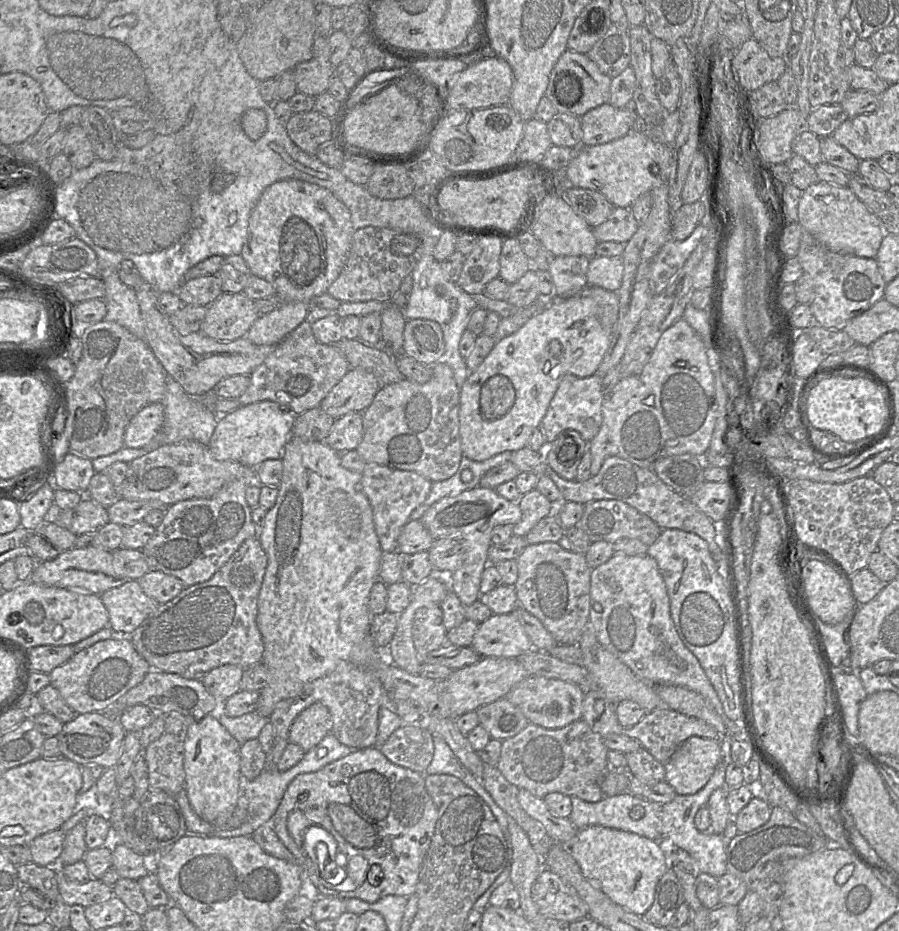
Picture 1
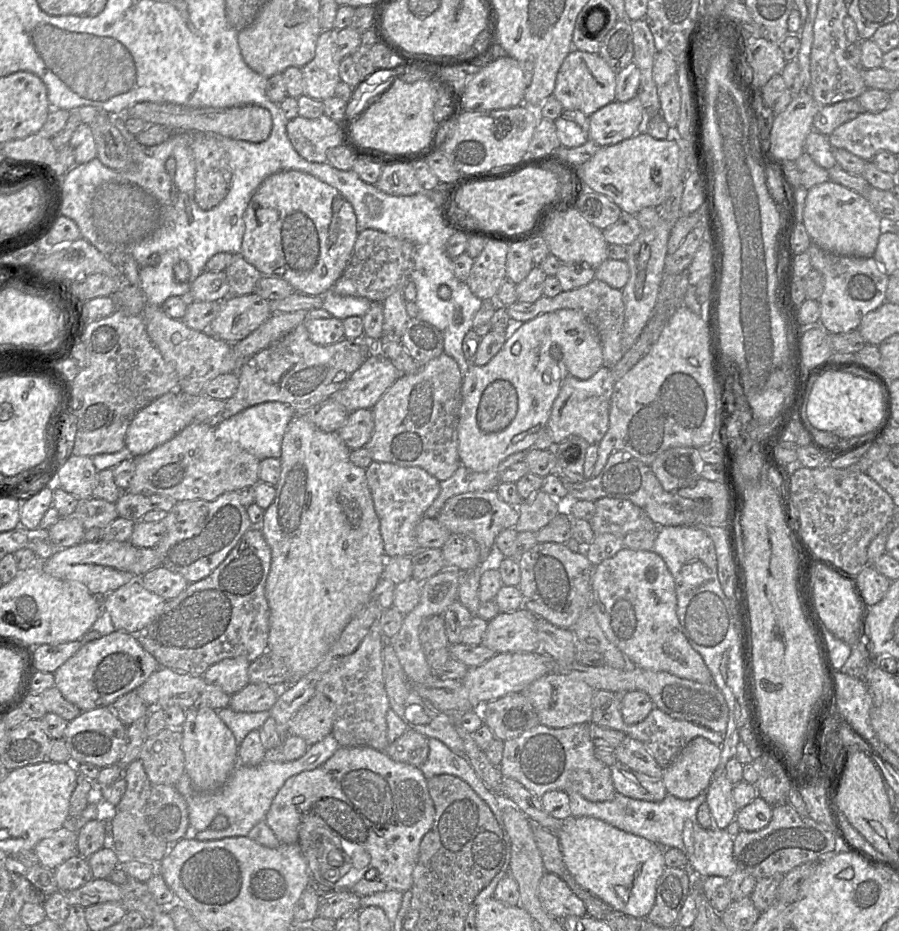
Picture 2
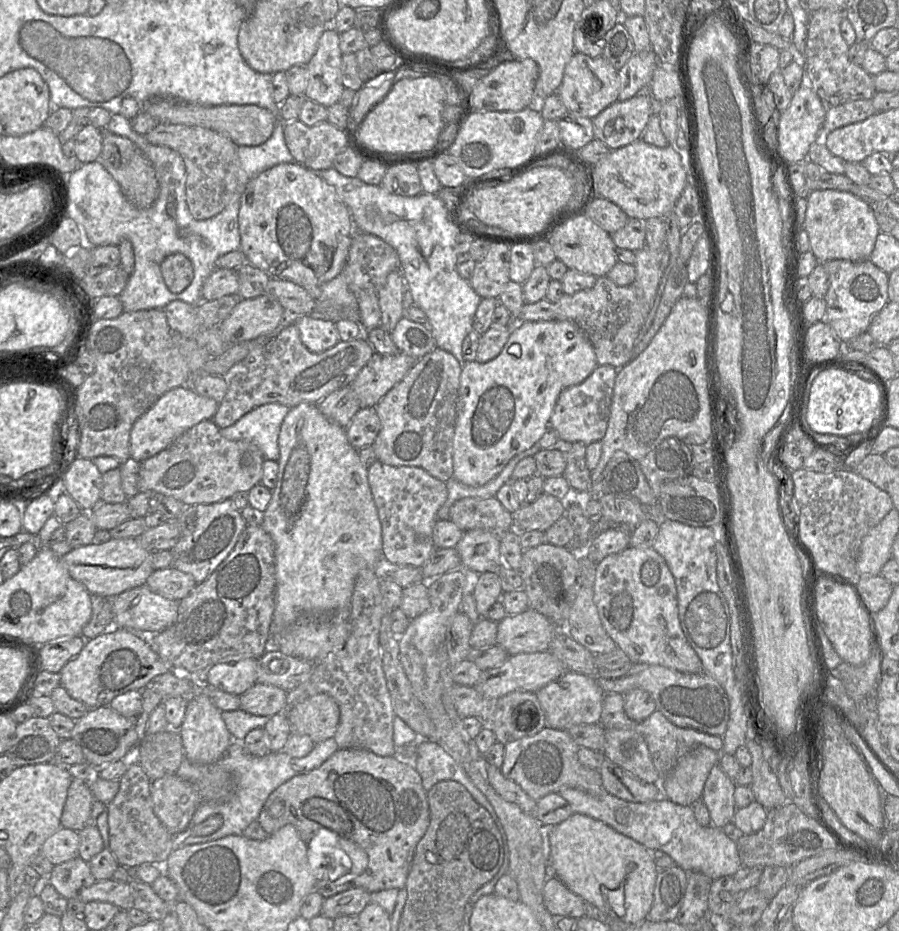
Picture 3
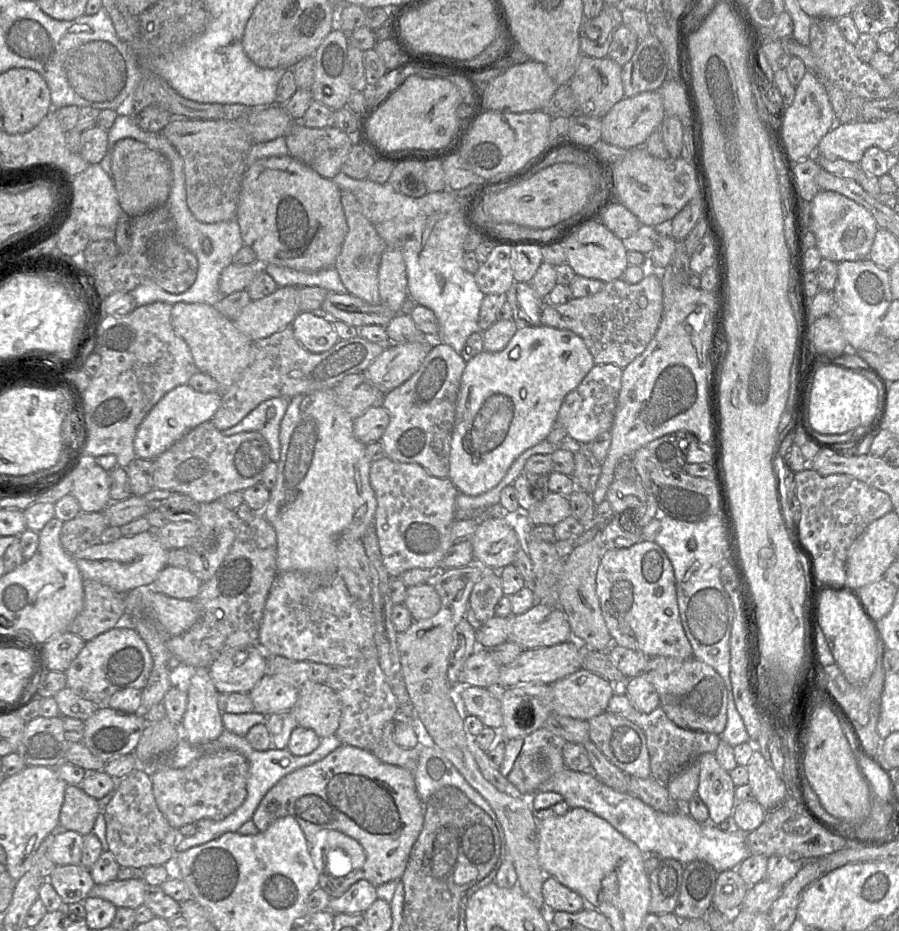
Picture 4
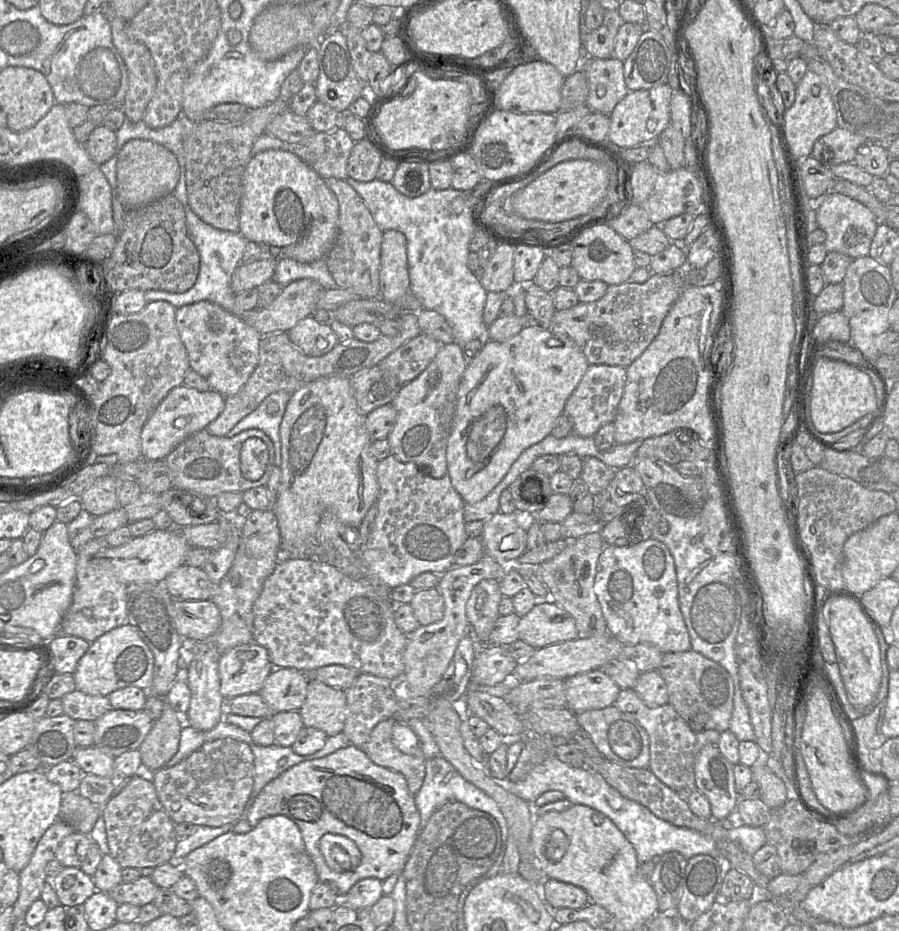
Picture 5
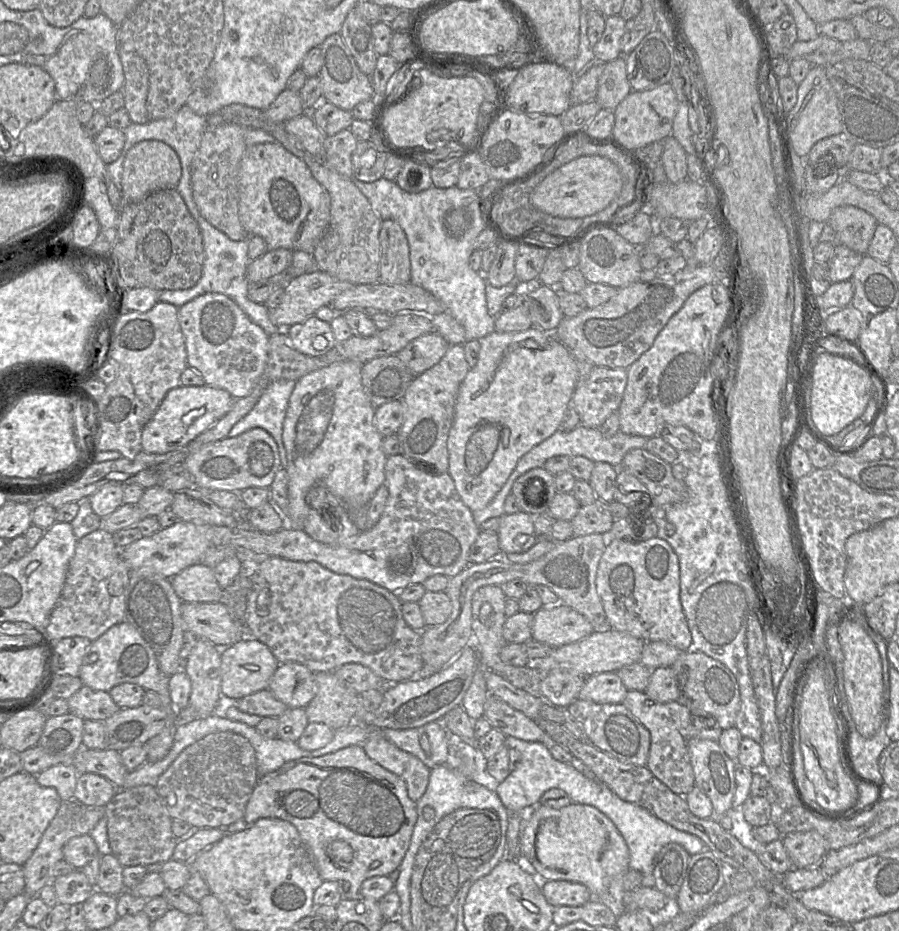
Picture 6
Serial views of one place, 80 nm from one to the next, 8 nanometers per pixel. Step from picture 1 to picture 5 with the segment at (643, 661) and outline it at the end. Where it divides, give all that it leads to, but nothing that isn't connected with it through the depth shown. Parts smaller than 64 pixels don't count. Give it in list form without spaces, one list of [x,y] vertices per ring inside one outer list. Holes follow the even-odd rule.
[[[647,539],[623,546],[604,546],[597,563],[594,593],[607,625],[607,634],[624,645],[648,643],[663,654],[691,650],[690,637],[678,602],[678,583],[674,559],[665,544]]]

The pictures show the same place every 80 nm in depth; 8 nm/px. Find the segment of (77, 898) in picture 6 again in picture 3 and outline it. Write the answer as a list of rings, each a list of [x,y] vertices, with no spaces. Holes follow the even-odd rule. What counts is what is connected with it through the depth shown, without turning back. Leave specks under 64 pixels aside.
[[[76,857],[54,865],[48,875],[50,883],[66,899],[76,898],[78,891],[96,881],[91,873],[89,862]]]

